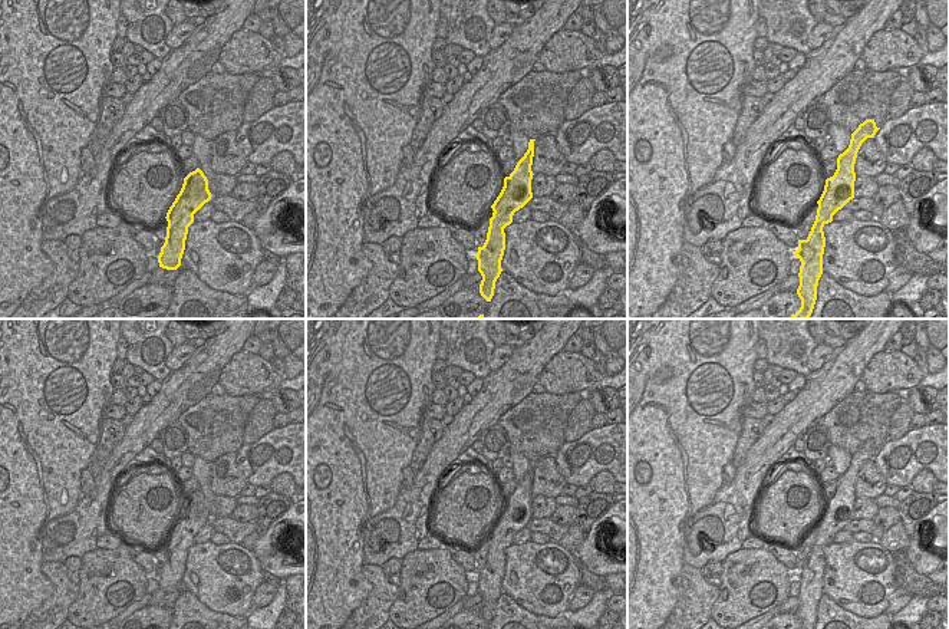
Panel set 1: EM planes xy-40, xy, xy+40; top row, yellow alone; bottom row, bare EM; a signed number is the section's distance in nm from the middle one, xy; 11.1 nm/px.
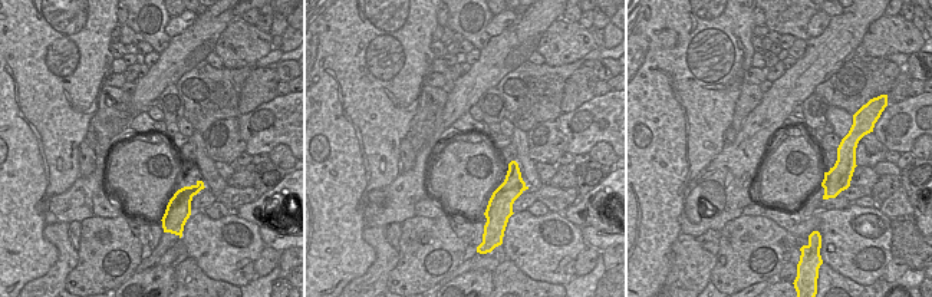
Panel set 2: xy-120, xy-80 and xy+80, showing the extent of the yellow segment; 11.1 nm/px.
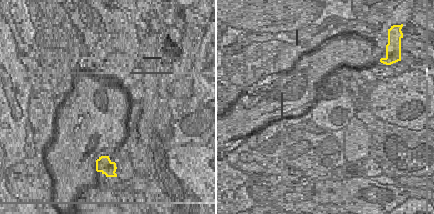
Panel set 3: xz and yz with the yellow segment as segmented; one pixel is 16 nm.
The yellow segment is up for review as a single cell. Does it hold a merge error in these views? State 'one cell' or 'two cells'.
one cell

